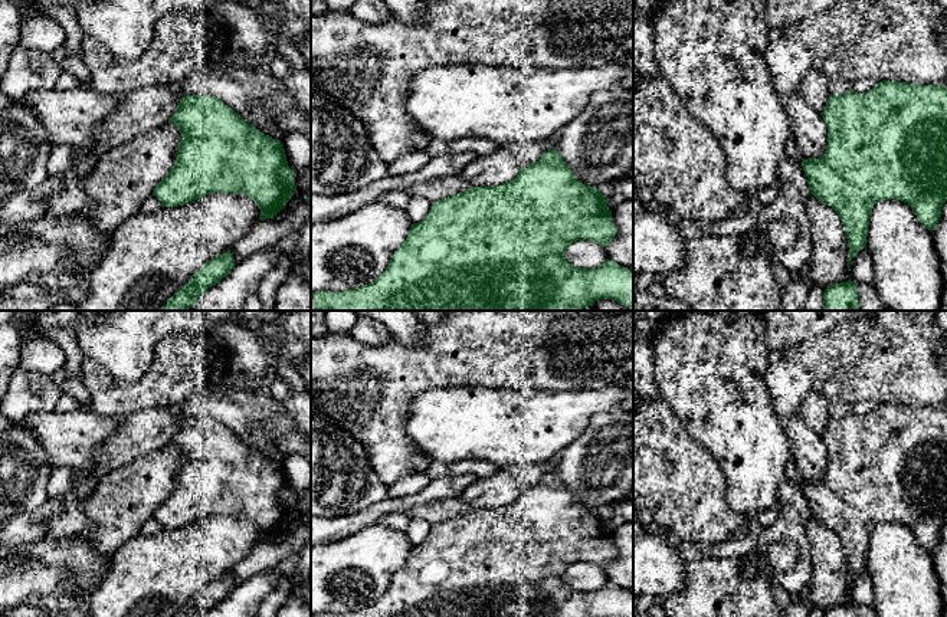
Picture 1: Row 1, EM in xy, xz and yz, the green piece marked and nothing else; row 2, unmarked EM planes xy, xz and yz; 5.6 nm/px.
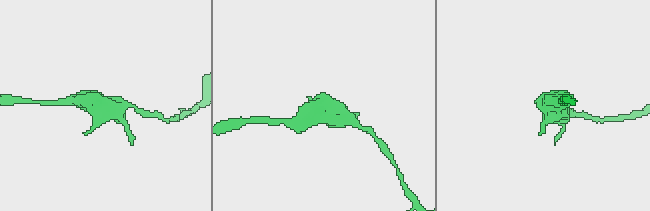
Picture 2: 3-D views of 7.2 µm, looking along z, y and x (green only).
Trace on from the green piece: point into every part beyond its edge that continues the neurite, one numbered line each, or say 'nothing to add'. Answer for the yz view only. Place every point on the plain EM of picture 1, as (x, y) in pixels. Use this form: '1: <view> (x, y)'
nothing to add

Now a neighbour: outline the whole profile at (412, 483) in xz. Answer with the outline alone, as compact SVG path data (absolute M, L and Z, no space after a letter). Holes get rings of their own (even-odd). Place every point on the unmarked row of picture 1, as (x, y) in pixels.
M413 473L391 483L389 488L389 498L402 498L420 492L430 482L427 473Z

